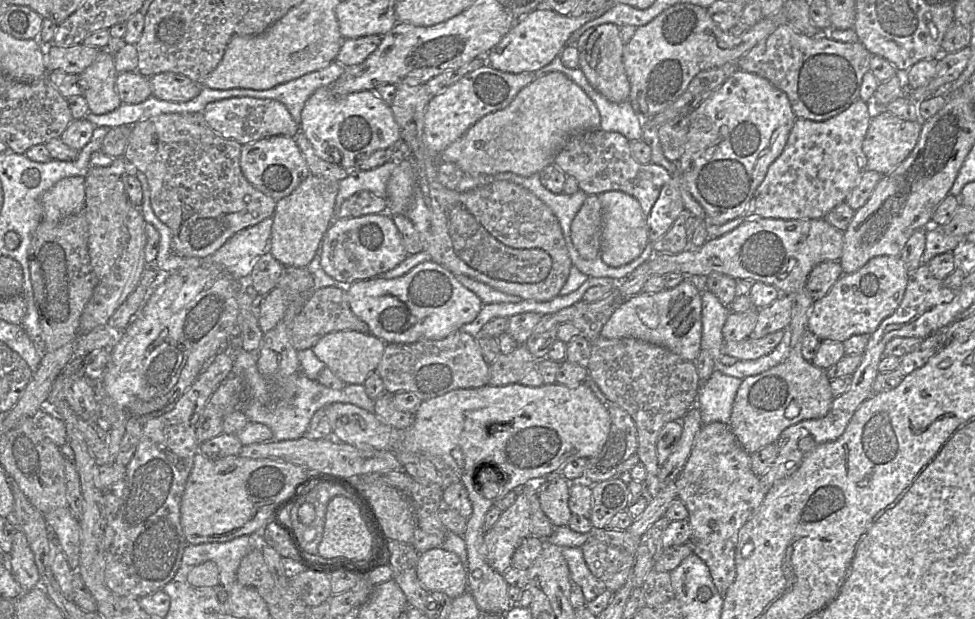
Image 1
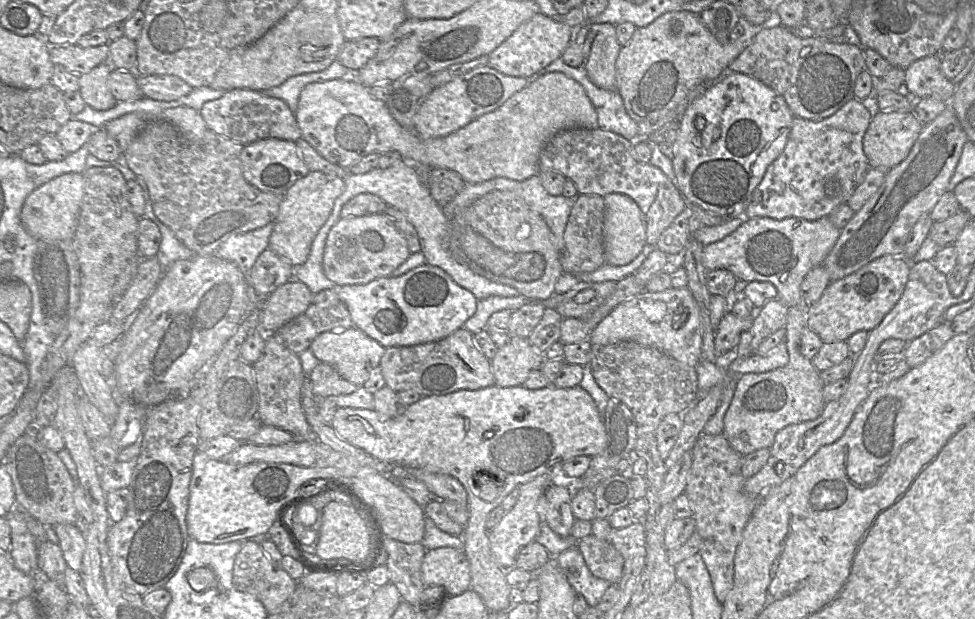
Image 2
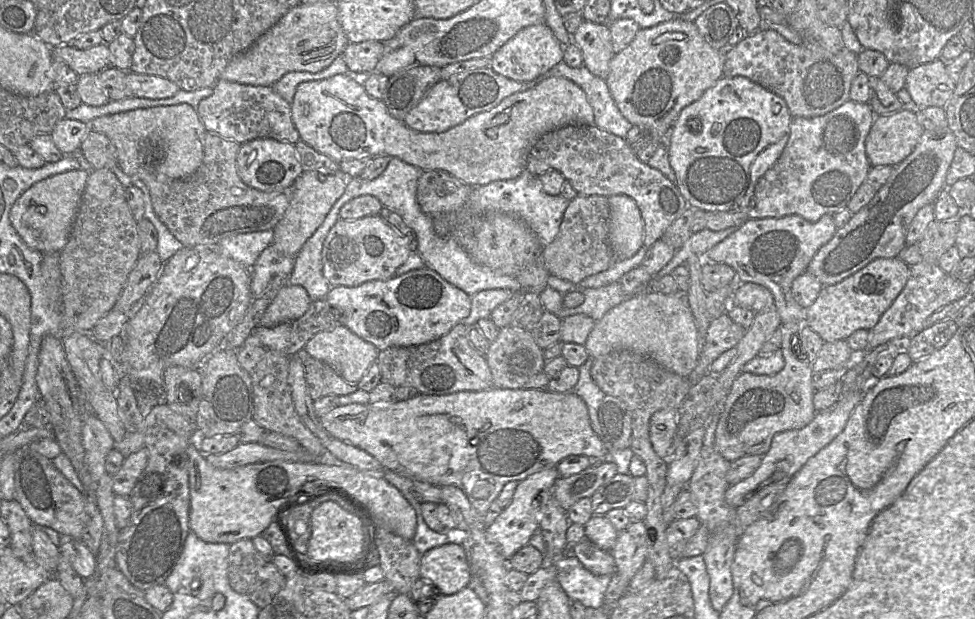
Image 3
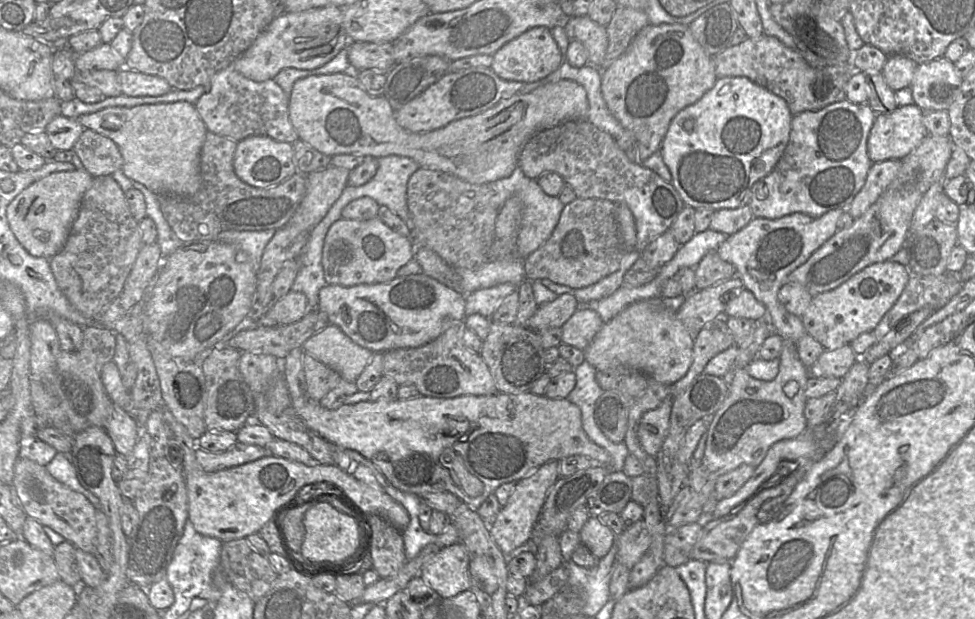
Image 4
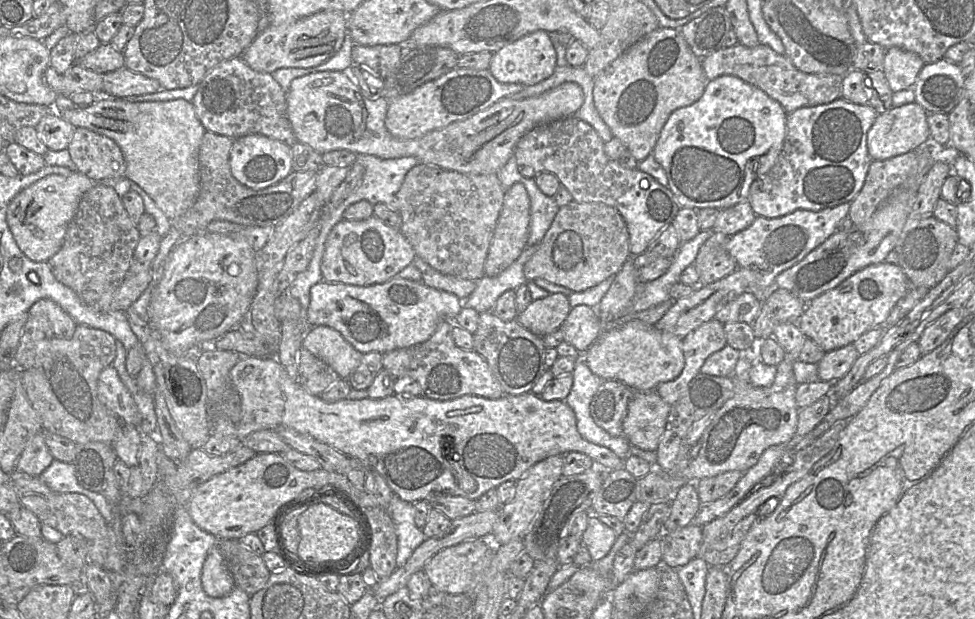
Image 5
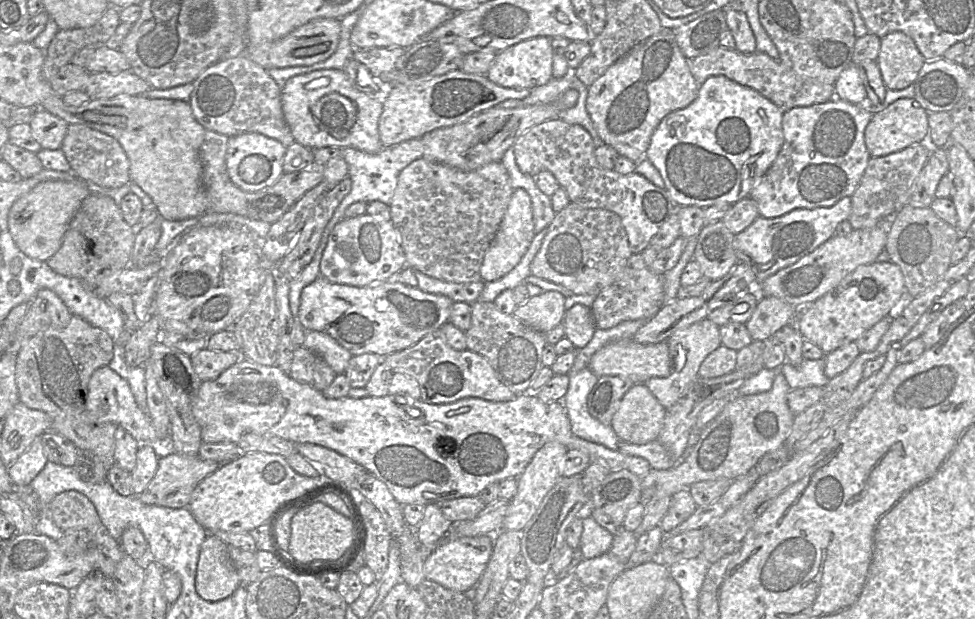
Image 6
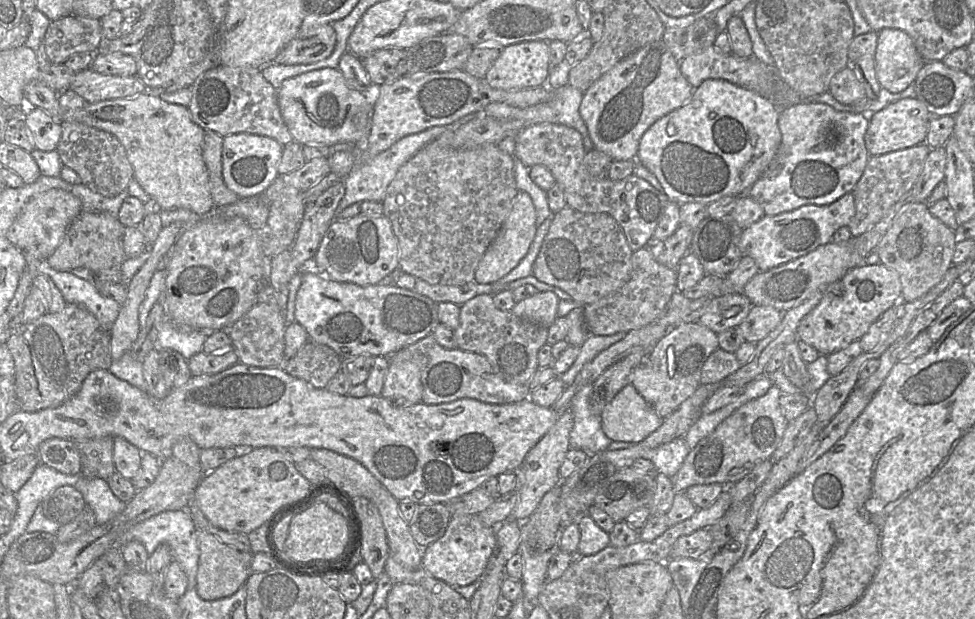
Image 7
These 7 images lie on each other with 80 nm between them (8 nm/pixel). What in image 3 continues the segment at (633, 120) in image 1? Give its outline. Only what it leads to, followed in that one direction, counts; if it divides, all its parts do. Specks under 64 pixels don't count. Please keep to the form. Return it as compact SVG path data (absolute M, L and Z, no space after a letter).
M561 61L534 80L523 83L522 90L530 89L550 77L564 77L577 84L586 93L593 109L594 125L625 139L633 125L618 109L604 79L592 74L584 65L571 68Z

